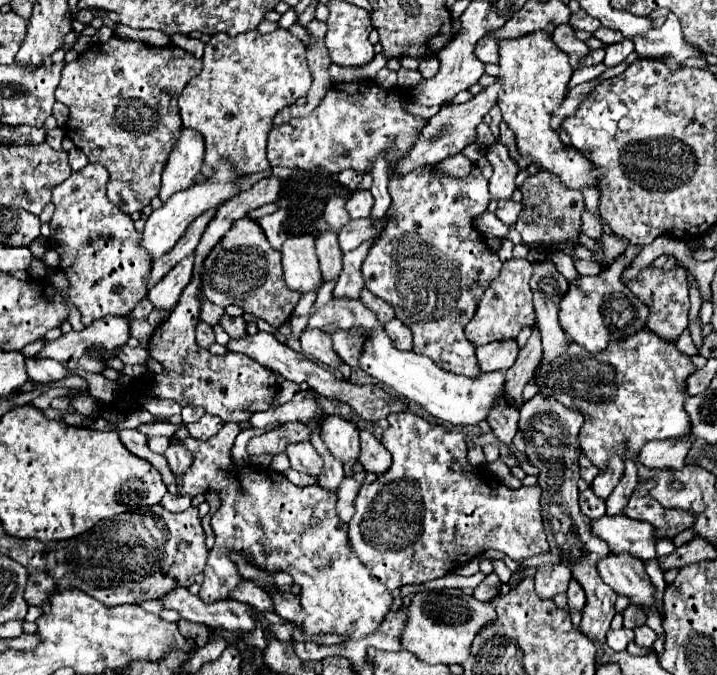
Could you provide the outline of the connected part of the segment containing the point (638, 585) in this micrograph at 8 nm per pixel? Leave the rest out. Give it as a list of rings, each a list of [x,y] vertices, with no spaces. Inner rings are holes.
[[[611,552],[597,562],[597,572],[605,584],[609,584],[617,594],[633,600],[637,606],[655,606],[653,584],[645,574],[645,566],[629,552]]]

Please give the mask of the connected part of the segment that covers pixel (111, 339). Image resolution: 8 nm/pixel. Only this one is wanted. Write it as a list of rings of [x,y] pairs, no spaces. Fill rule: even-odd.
[[[105,316],[95,320],[89,328],[81,332],[69,332],[63,334],[57,340],[45,342],[45,348],[39,352],[39,358],[51,358],[63,364],[65,368],[73,370],[85,370],[85,372],[101,372],[105,368],[105,360],[113,358],[113,350],[121,344],[127,344],[129,340],[129,316]]]

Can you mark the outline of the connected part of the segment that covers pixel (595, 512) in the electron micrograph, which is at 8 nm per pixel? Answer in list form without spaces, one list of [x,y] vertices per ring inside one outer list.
[[[591,488],[579,494],[579,506],[581,506],[581,512],[589,516],[589,520],[599,520],[605,514],[605,500],[595,496]]]

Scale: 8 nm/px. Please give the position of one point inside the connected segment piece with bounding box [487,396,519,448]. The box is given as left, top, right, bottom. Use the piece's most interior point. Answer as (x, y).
(503, 420)

